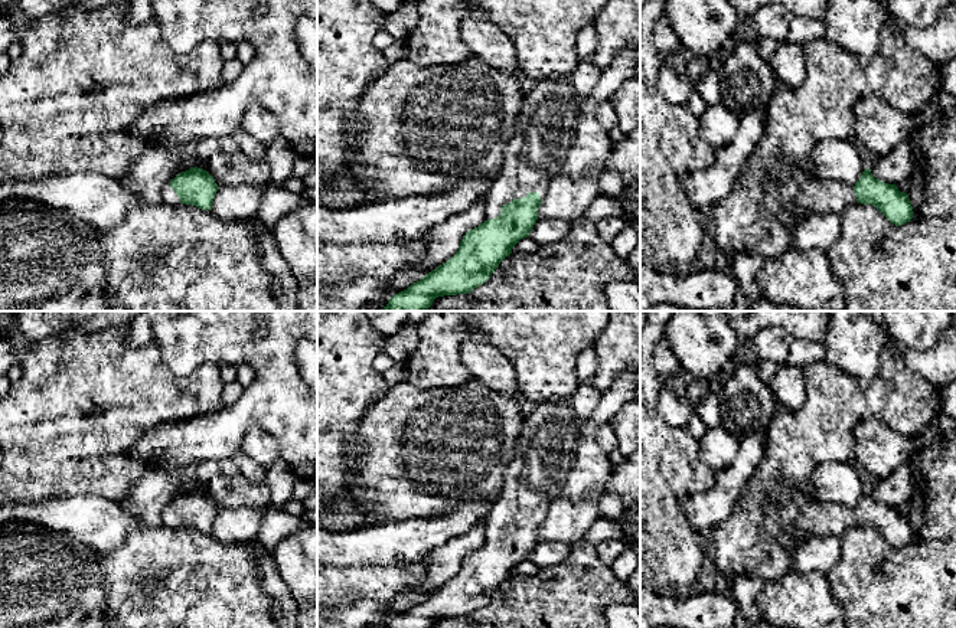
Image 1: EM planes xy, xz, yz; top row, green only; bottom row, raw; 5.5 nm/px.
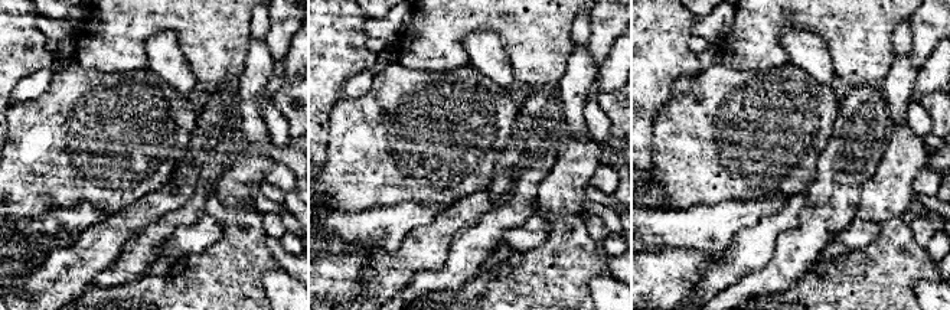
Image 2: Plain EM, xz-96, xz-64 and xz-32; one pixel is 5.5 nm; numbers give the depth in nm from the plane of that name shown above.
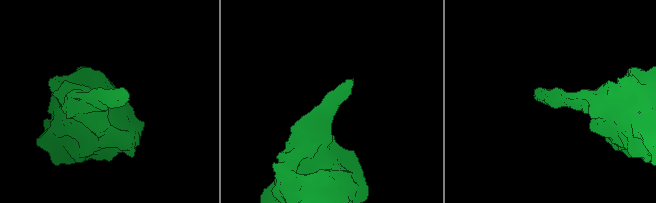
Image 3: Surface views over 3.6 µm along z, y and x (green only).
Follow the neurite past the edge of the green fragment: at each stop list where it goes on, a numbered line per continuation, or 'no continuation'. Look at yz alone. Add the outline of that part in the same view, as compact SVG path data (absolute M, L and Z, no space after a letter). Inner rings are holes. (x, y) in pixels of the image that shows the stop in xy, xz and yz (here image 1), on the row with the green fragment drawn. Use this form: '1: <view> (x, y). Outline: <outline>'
1: yz (818, 196). Outline: M813 180L796 196L793 207L779 215L779 220L789 225L813 213L842 215L854 203L857 203L854 187L839 181Z

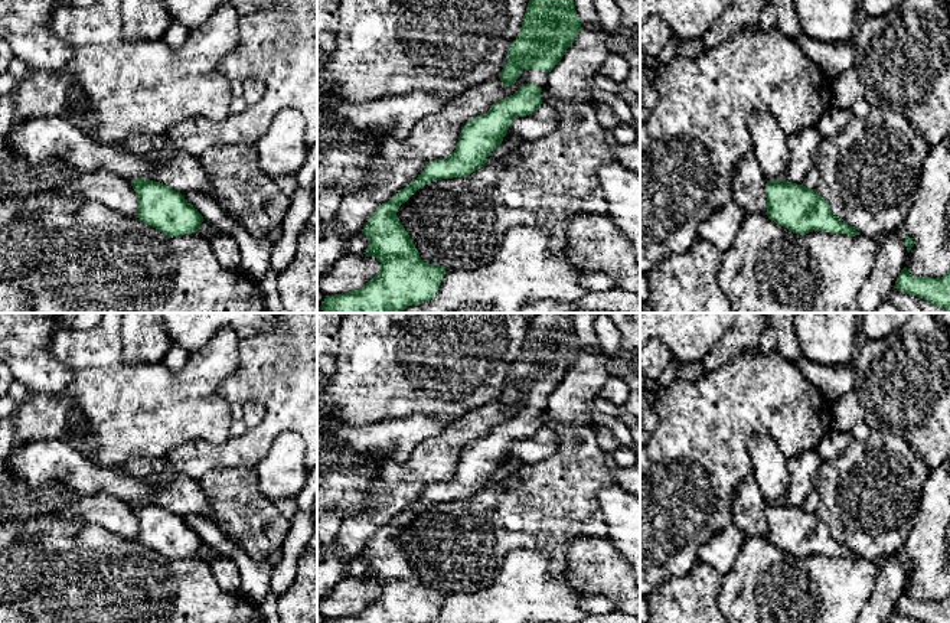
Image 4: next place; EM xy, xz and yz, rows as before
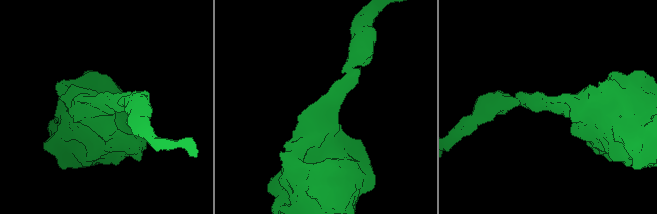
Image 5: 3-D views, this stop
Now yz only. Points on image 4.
no continuation

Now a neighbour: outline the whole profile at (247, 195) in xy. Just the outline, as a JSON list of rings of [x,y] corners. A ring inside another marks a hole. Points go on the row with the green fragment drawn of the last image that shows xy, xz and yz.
[[[255,144],[213,146],[197,156],[210,179],[212,198],[255,237],[268,237],[285,218],[291,198],[259,167]]]

